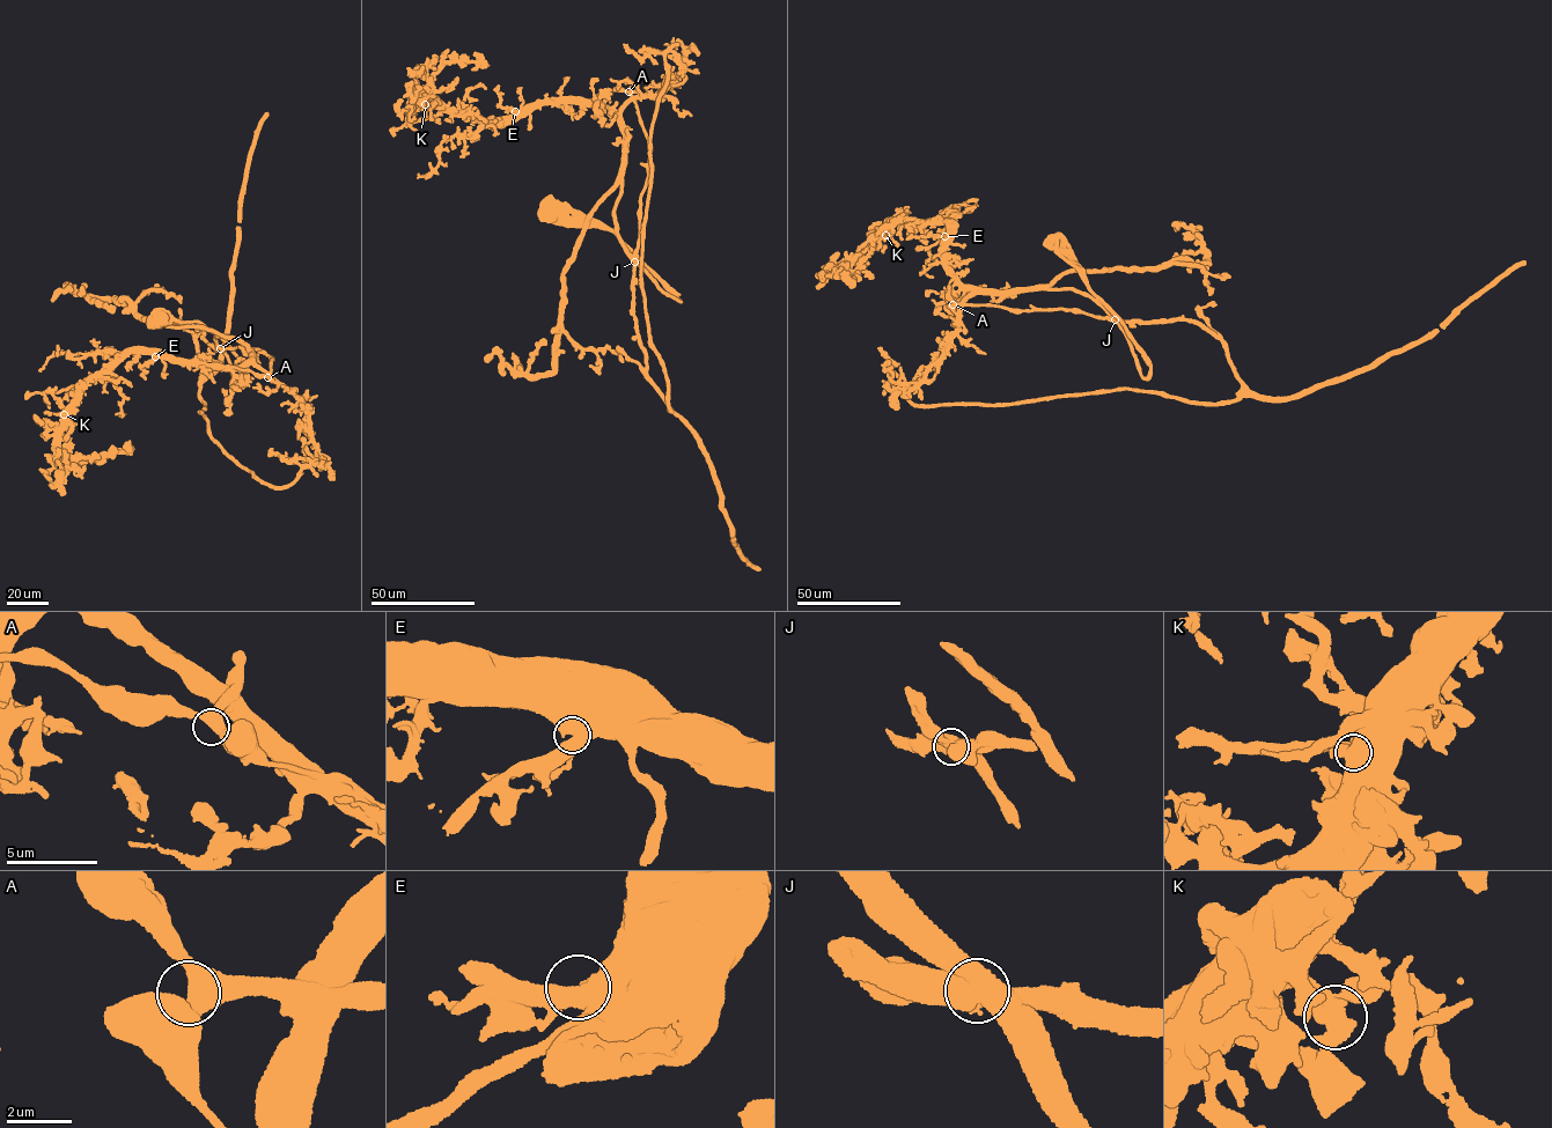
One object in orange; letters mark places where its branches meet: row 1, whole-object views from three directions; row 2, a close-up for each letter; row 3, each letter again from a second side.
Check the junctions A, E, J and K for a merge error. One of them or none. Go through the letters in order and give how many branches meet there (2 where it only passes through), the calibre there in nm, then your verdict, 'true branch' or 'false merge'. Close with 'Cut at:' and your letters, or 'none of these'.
A: branches 3; calibre 460 nm; true branch
E: branches 4; calibre 550 nm; true branch
J: branches 4; calibre 650 nm; false merge
K: branches 3; calibre 440 nm; true branch
Cut at: J

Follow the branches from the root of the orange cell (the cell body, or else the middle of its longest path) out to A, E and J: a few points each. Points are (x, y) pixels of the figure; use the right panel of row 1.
A: (1054, 242), (1124, 325), (1149, 362), (1148, 376), (1141, 375), (1132, 346), (1116, 321), (1063, 309), (953, 304)
E: (1054, 242), (1124, 325), (1148, 376), (1090, 297), (979, 292), (948, 266), (944, 236)
J: (1054, 242), (1080, 271), (1088, 287), (1124, 325), (1149, 362), (1148, 376), (1141, 375), (1132, 346), (1115, 319)

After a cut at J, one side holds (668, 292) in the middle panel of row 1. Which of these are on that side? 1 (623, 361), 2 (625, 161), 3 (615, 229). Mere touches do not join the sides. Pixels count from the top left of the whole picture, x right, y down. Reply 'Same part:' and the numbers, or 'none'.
Same part: 2, 3

